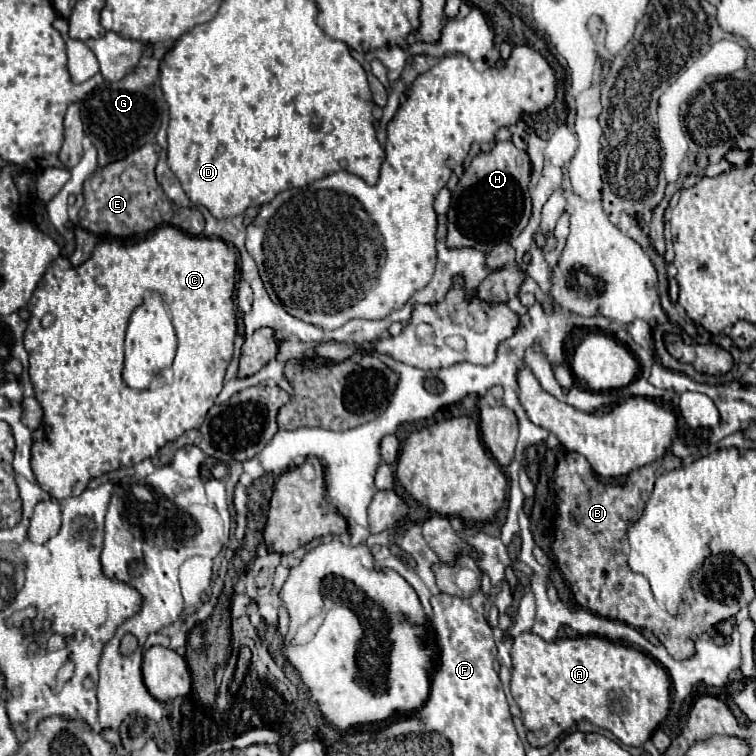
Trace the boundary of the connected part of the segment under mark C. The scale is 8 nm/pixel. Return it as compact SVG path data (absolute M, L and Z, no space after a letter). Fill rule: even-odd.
M161 226L157 230L153 230L151 234L145 236L147 240L135 240L135 242L119 242L119 240L107 240L107 242L101 242L95 246L93 250L93 256L81 264L79 268L73 268L71 262L63 256L59 256L47 270L47 274L43 276L41 284L37 286L37 290L33 292L31 300L29 300L29 312L31 312L31 318L29 318L29 324L27 324L27 330L25 330L25 350L29 352L29 374L31 374L31 380L33 380L33 386L35 386L35 396L37 400L41 402L43 406L43 412L45 412L45 418L43 418L43 424L51 426L51 434L49 436L43 436L43 428L37 428L33 438L35 438L35 446L33 446L33 472L35 472L35 478L39 482L39 486L49 492L53 498L61 500L61 498L71 498L71 496L77 496L85 490L85 486L89 484L89 480L105 474L105 472L113 472L117 468L123 468L123 466L133 466L145 458L153 458L157 454L157 450L161 446L165 446L165 442L171 442L175 438L179 438L181 434L185 434L187 430L193 430L197 426L201 426L201 422L205 420L205 414L207 410L213 406L217 394L221 392L223 388L223 376L225 376L225 368L229 364L229 360L233 358L233 338L235 338L235 332L237 332L237 326L235 326L235 302L233 302L233 292L235 292L235 274L237 274L237 252L233 248L229 248L221 238L205 238L205 236L189 236L173 226ZM145 290L157 290L159 294L165 296L167 304L169 304L169 310L173 312L173 326L175 326L175 332L177 332L177 340L179 340L179 348L177 348L177 356L175 356L175 376L173 376L173 382L171 384L165 384L165 386L159 386L159 388L149 388L149 390L143 390L143 392L137 392L137 390L129 390L121 378L121 362L123 362L123 342L125 342L125 322L129 322L129 314L133 312L133 306L139 306L141 304L141 298L143 298L143 292ZM51 312L55 314L55 324L43 328L41 326L41 318Z

